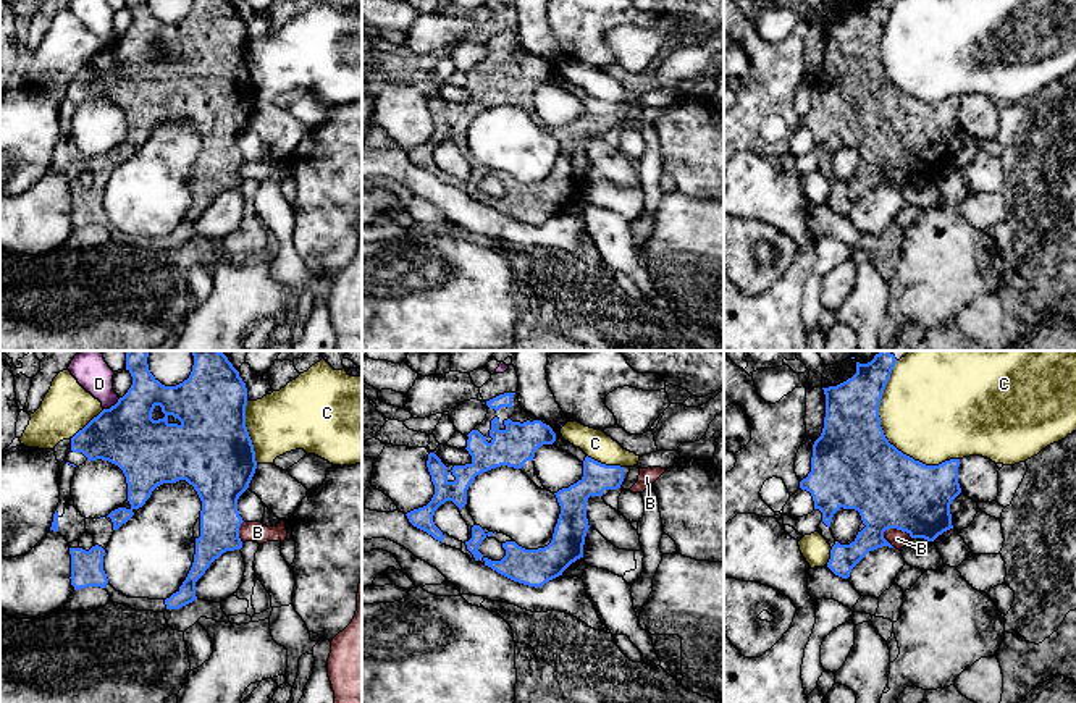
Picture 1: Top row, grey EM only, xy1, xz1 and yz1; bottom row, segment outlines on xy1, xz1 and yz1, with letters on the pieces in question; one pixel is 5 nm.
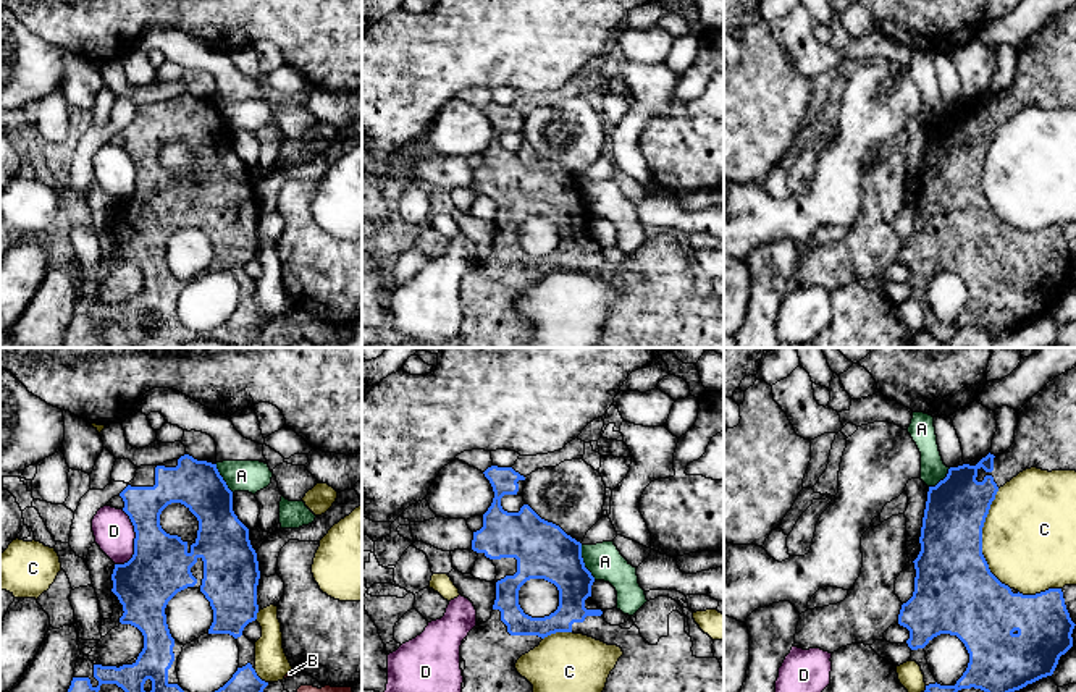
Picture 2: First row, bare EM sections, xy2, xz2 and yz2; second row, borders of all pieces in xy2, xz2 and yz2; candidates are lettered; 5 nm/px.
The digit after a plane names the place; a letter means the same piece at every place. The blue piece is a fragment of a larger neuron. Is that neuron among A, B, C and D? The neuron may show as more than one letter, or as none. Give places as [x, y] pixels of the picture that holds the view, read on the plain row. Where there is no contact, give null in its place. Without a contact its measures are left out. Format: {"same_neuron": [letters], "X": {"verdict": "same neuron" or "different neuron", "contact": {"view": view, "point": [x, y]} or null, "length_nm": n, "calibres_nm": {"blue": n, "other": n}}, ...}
{"same_neuron": [], "A": {"verdict": "different neuron", "contact": {"view": "xz2", "point": [584, 201]}, "length_nm": 190, "calibres_nm": {"blue": 280, "other": 180}}, "B": {"verdict": "different neuron", "contact": {"view": "yz1", "point": [897, 167]}, "length_nm": 150, "calibres_nm": {"blue": 380, "other": 90}}, "C": {"verdict": "different neuron", "contact": {"view": "yz1", "point": [884, 75]}, "length_nm": 600, "calibres_nm": {"blue": 420, "other": 480}}, "D": {"verdict": "different neuron", "contact": {"view": "xy2", "point": [134, 180]}, "length_nm": 280, "calibres_nm": {"blue": 300, "other": 200}}}

